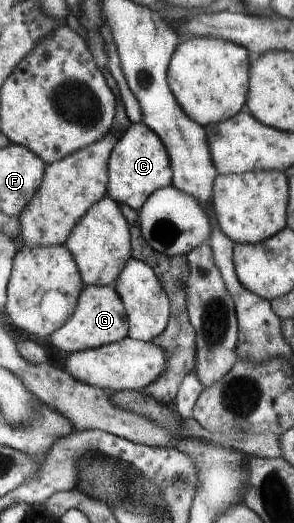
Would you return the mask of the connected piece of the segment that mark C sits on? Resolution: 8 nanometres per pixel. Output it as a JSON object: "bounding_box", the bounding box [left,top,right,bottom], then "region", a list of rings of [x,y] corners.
{"bounding_box":[107,123,172,211],"region":[[[131,123],[109,156],[107,196],[139,211],[155,191],[172,185],[172,175],[169,155],[159,136],[145,124]]]}

